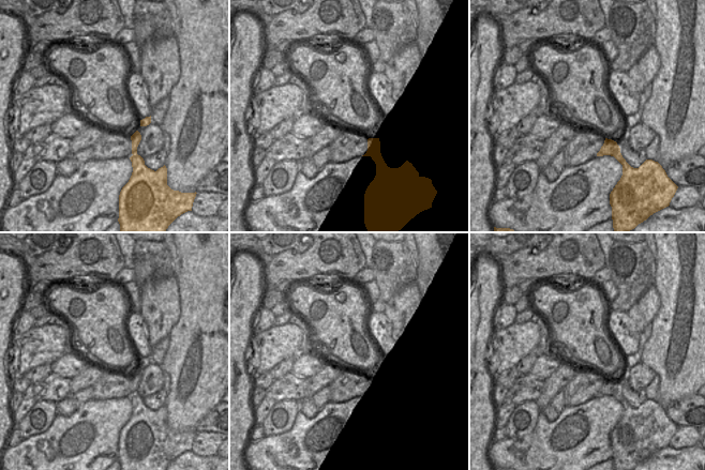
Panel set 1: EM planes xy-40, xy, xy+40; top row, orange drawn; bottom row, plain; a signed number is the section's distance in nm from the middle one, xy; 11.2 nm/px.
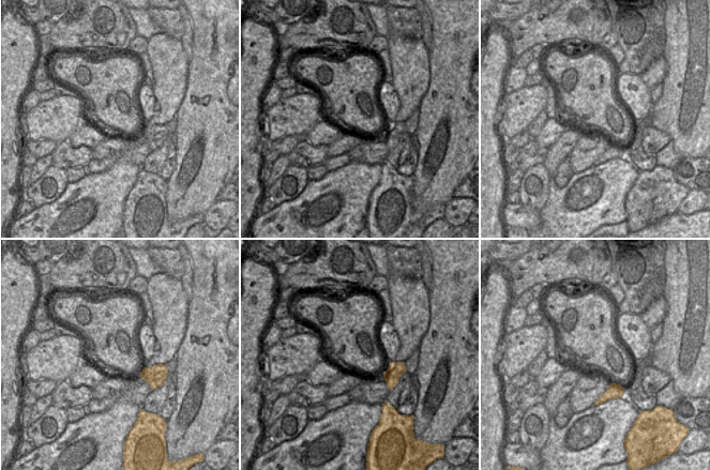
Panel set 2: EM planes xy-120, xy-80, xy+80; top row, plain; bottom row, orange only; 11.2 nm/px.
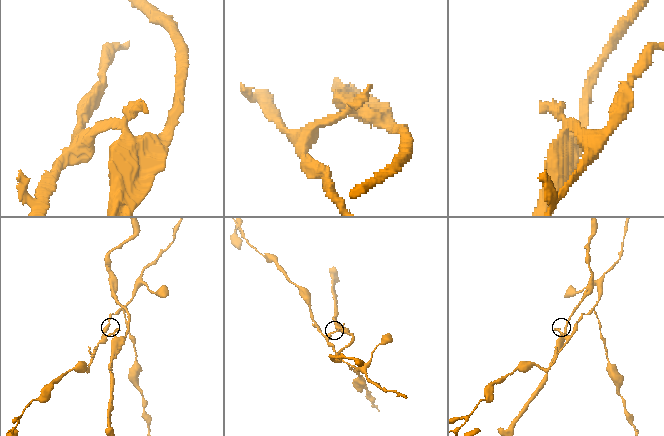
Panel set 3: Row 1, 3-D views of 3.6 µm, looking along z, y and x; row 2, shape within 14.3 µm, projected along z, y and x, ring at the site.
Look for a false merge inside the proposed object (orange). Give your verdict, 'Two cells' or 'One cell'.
Two cells.

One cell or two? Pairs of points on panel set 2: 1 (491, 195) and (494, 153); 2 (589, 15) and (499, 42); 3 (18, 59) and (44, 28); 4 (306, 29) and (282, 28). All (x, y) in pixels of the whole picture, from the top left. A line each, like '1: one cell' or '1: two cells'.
1: one cell
2: two cells
3: two cells
4: two cells

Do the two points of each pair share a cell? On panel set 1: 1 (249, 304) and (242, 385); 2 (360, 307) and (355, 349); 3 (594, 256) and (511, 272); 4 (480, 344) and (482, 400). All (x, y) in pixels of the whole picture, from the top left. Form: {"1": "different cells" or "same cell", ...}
{"1": "same cell", "2": "same cell", "3": "same cell", "4": "same cell"}

